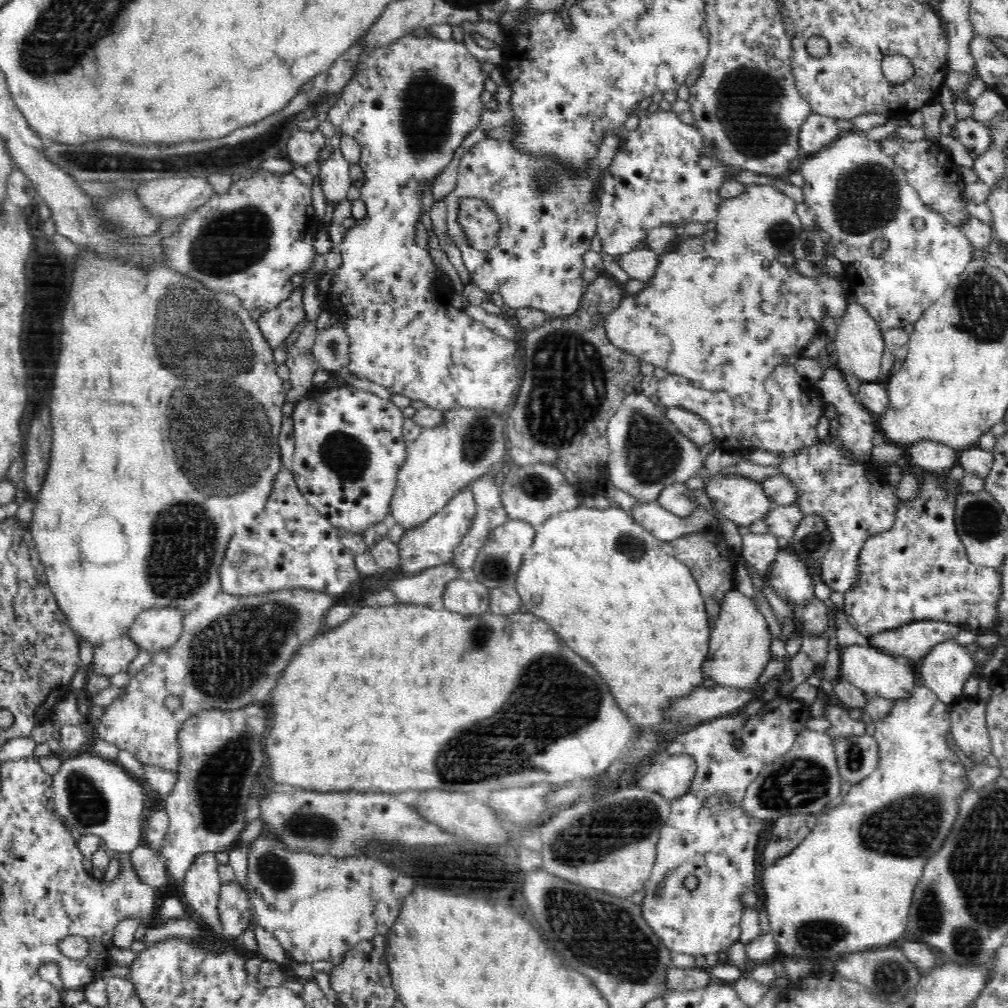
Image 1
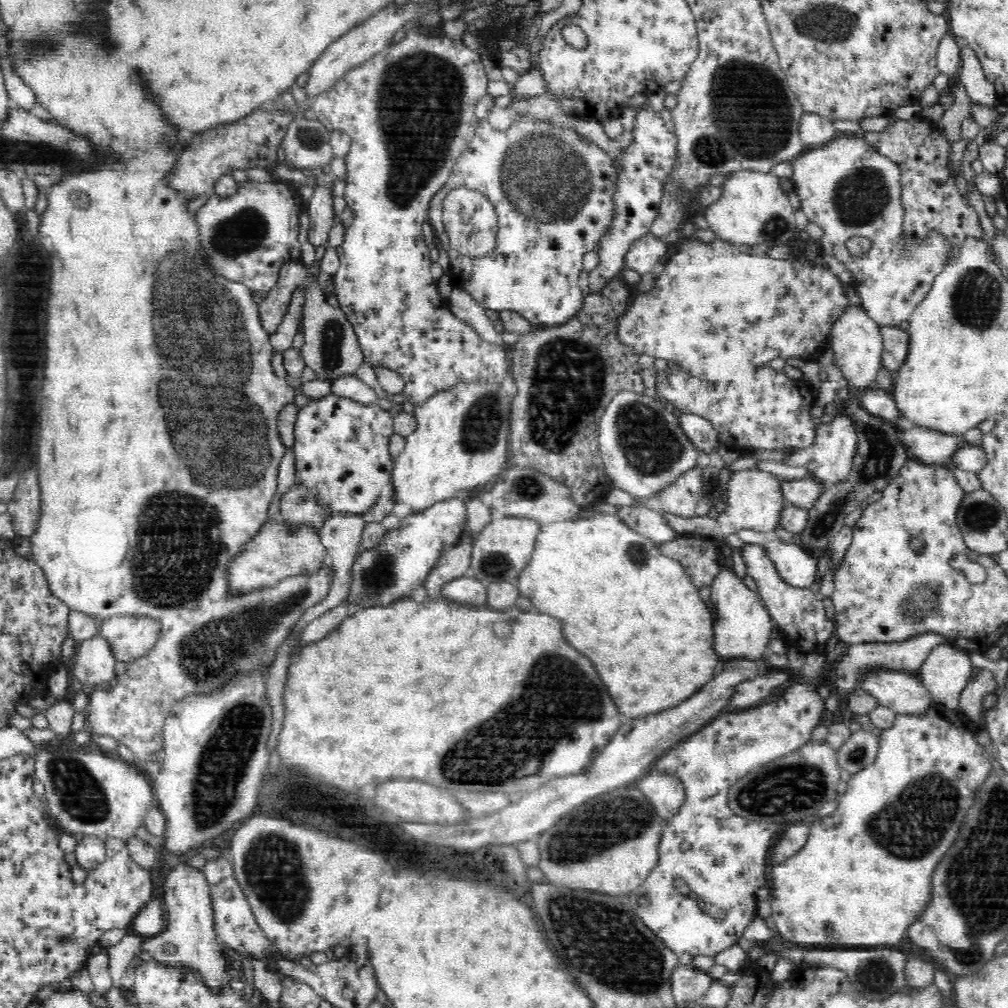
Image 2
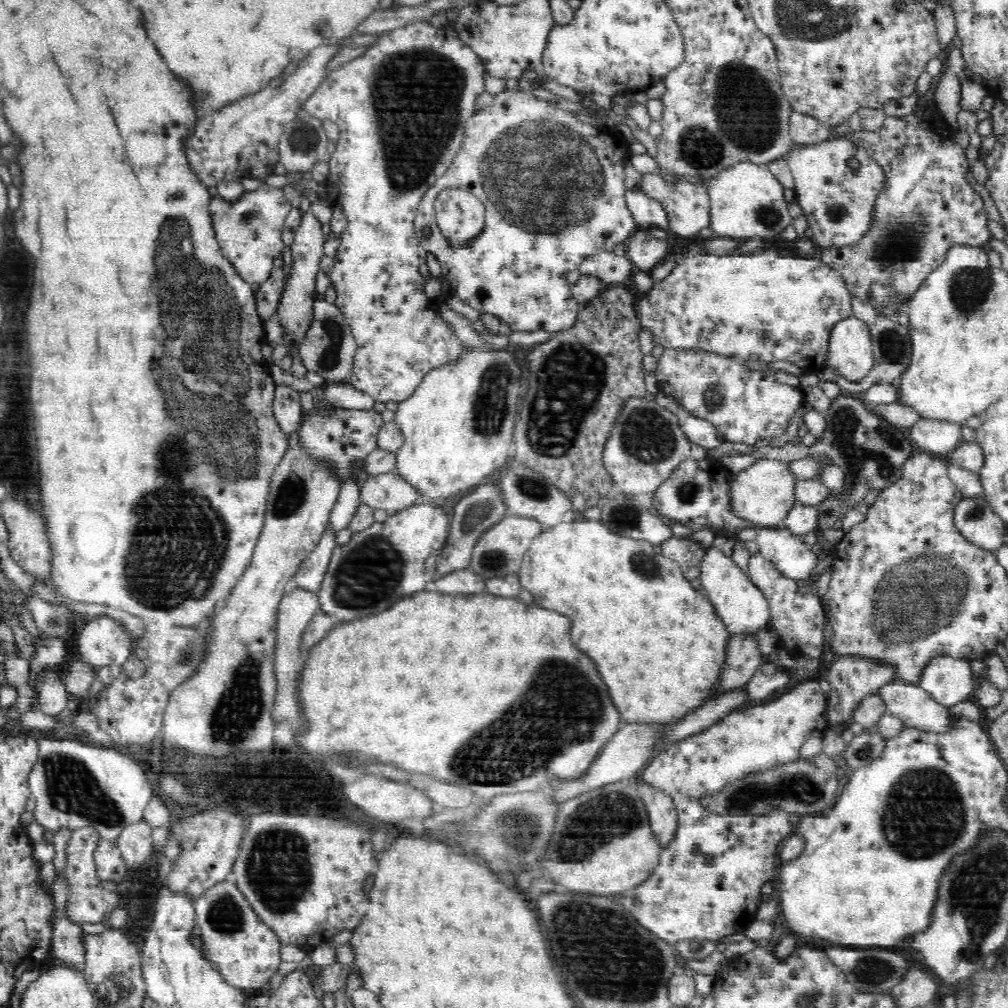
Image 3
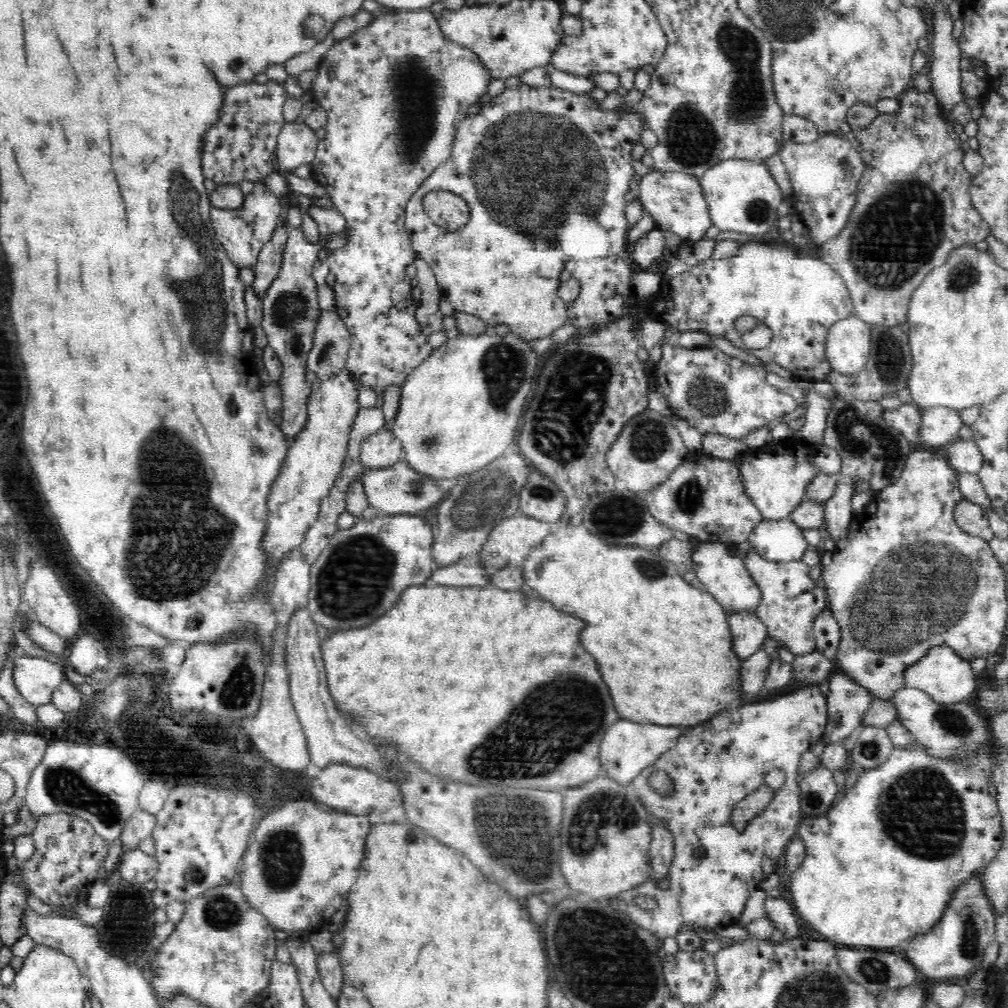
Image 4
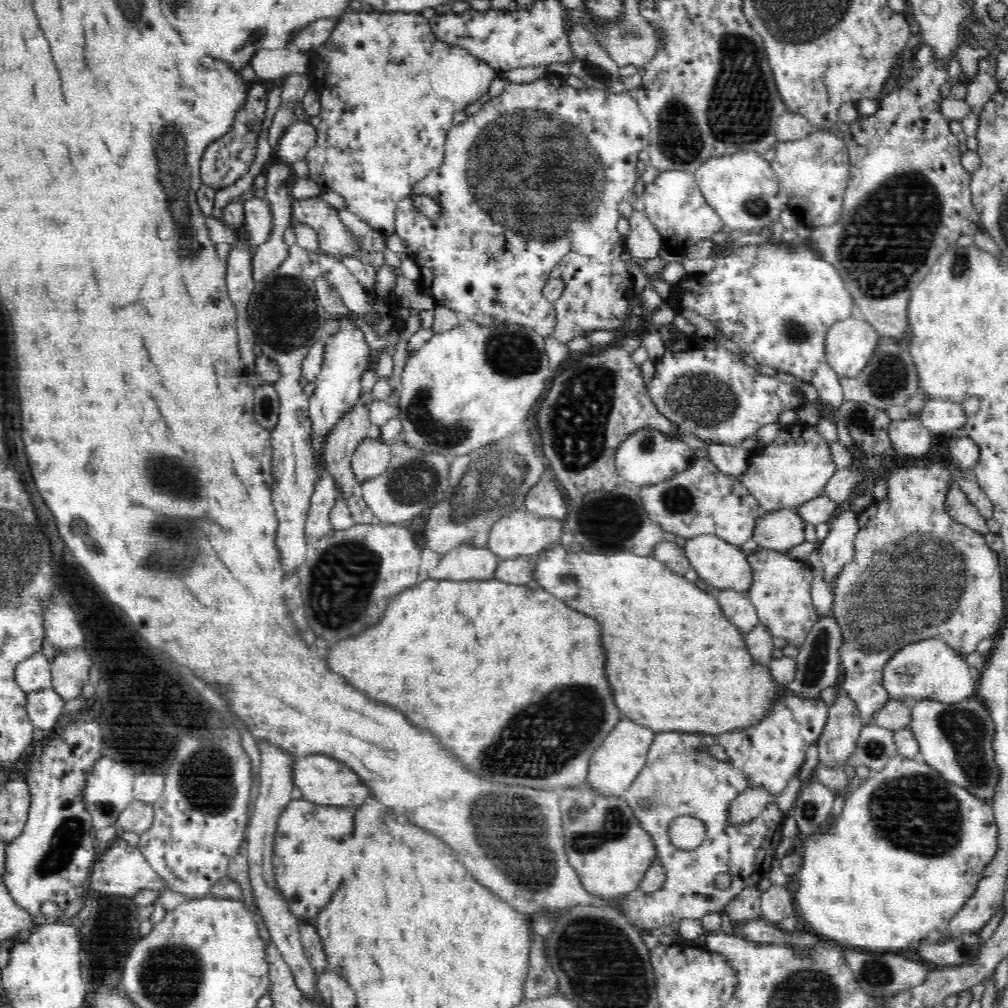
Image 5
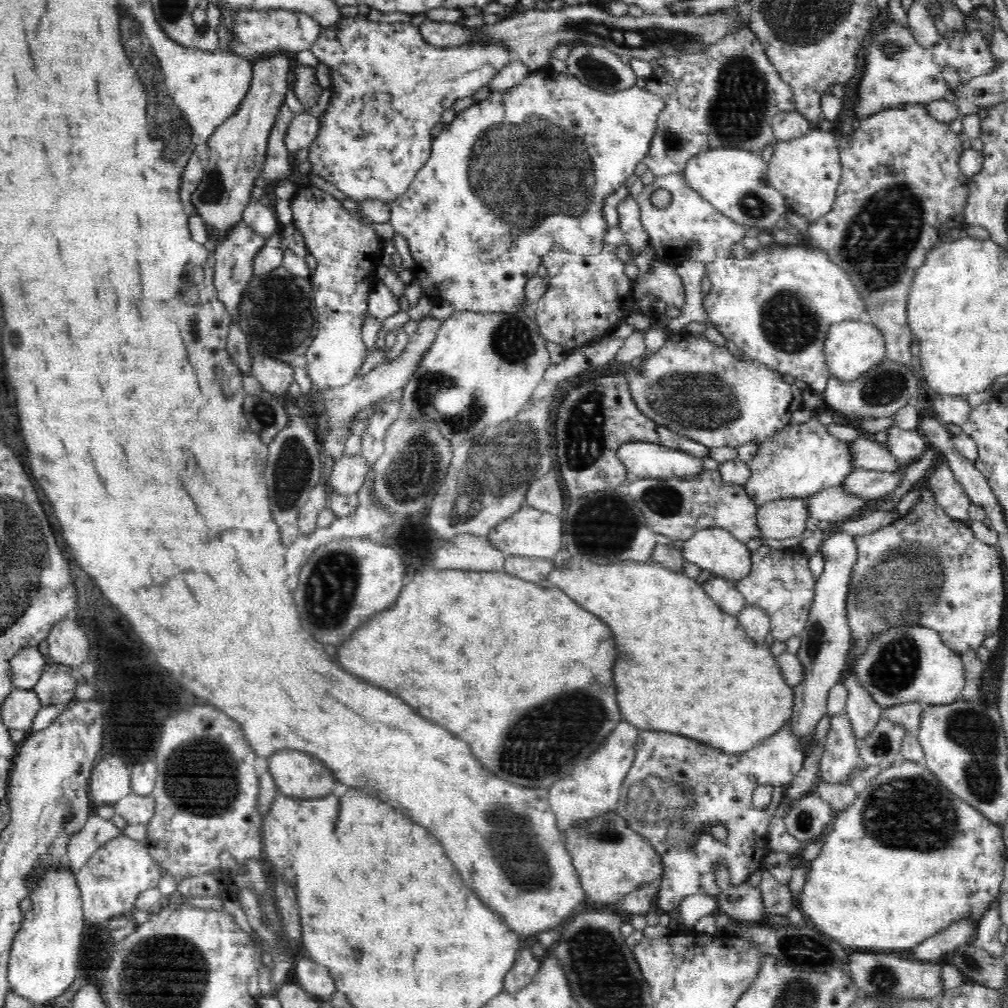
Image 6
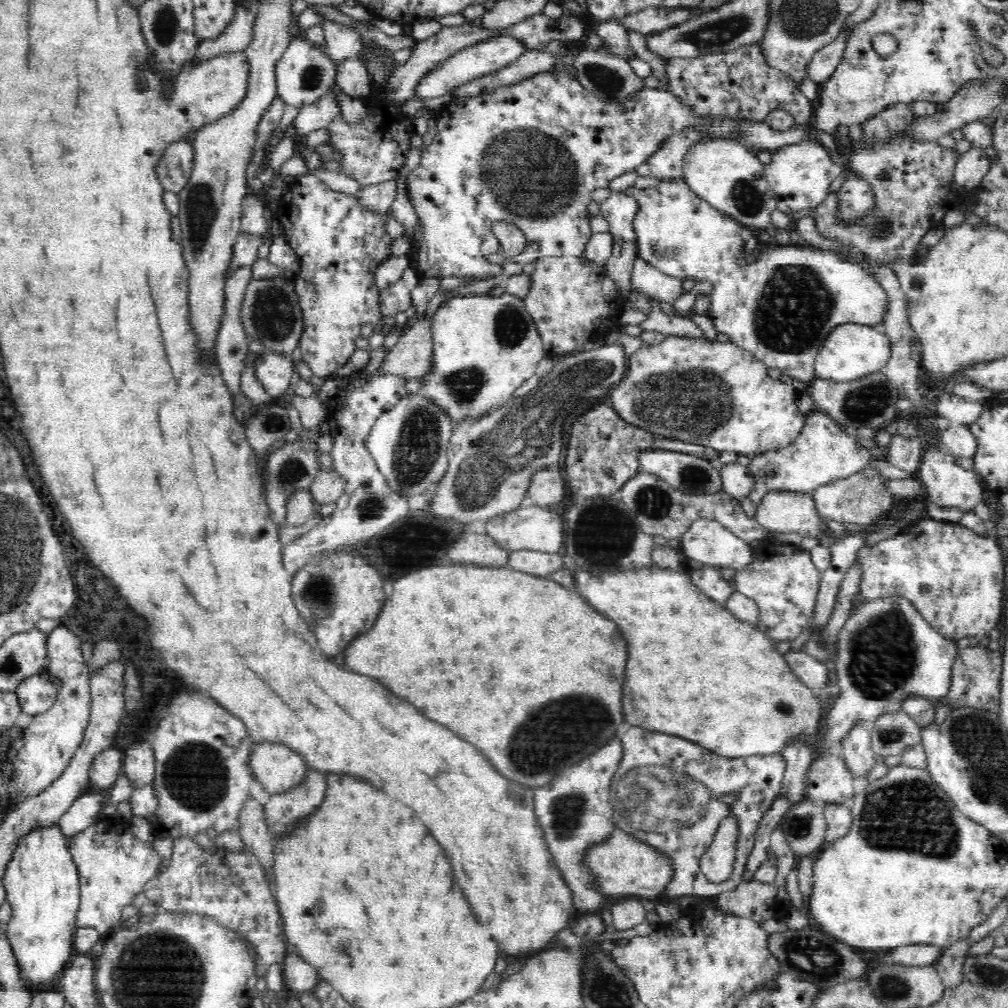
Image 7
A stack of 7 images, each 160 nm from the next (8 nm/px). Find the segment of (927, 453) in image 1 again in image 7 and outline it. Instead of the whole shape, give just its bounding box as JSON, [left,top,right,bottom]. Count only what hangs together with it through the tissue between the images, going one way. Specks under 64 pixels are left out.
[936,390,984,427]

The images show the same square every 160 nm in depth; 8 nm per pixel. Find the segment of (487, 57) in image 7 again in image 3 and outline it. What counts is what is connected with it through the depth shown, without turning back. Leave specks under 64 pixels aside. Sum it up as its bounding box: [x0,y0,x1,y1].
[304,20,485,402]

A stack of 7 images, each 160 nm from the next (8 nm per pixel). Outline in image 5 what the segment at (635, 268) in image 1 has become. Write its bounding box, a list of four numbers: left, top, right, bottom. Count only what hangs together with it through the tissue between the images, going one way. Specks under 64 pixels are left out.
[623,211,666,260]

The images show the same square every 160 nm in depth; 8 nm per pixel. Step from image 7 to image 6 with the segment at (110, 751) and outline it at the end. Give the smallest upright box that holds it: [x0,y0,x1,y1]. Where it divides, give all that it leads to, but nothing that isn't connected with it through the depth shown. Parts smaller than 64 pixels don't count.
[89,754,131,806]

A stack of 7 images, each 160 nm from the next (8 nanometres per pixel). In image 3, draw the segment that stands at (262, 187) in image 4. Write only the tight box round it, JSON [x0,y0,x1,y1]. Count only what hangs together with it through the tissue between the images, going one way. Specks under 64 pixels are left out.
[208,183,292,286]

